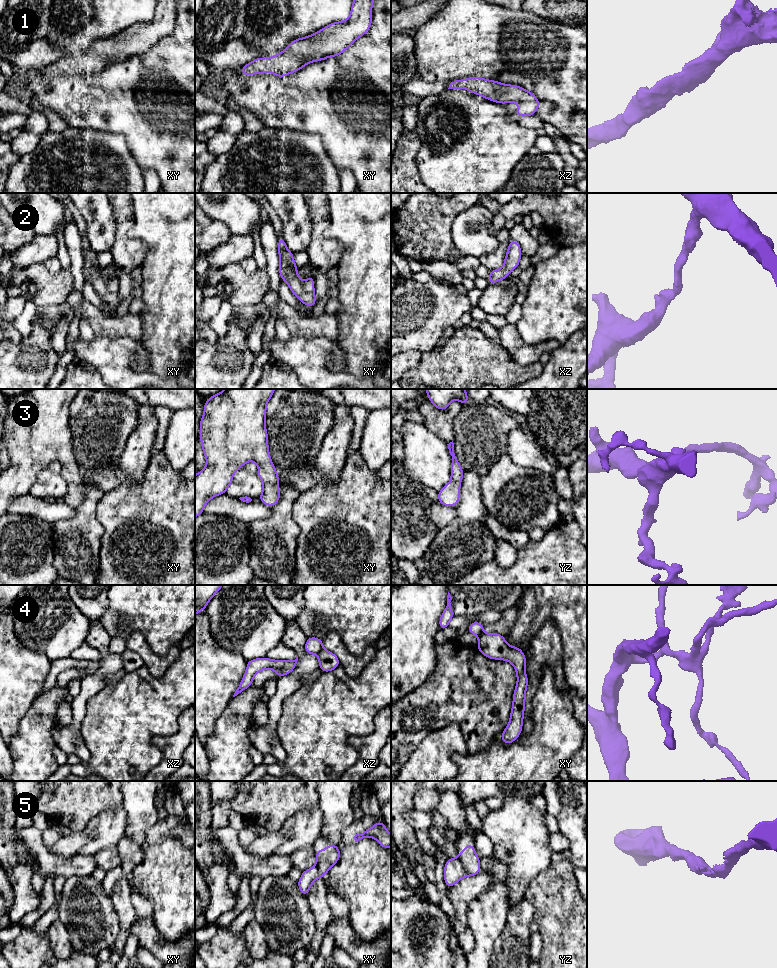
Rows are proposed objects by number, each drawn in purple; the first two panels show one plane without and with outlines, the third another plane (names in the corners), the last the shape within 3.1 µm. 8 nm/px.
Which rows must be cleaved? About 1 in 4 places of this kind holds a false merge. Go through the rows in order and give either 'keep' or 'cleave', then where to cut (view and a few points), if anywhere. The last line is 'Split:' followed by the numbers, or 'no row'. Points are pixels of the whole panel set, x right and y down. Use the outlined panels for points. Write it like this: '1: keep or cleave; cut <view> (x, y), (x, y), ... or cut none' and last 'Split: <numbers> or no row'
1: keep; cut none
2: keep; cut none
3: keep; cut none
4: keep; cut none
5: keep; cut none
Split: no row

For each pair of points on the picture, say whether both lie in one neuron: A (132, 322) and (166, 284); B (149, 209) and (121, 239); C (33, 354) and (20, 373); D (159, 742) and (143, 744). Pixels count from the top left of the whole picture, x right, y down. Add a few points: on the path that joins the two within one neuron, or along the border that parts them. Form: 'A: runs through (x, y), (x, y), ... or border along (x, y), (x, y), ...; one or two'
A: border along (137, 313), (141, 323), (141, 337); two
B: border along (132, 206), (134, 225), (130, 234), (146, 246); two
C: runs through (33, 359), (25, 368); one
D: border along (174, 734), (156, 736), (152, 744); two

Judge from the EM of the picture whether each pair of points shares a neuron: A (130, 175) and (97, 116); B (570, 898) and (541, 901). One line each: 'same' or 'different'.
A: different
B: same

